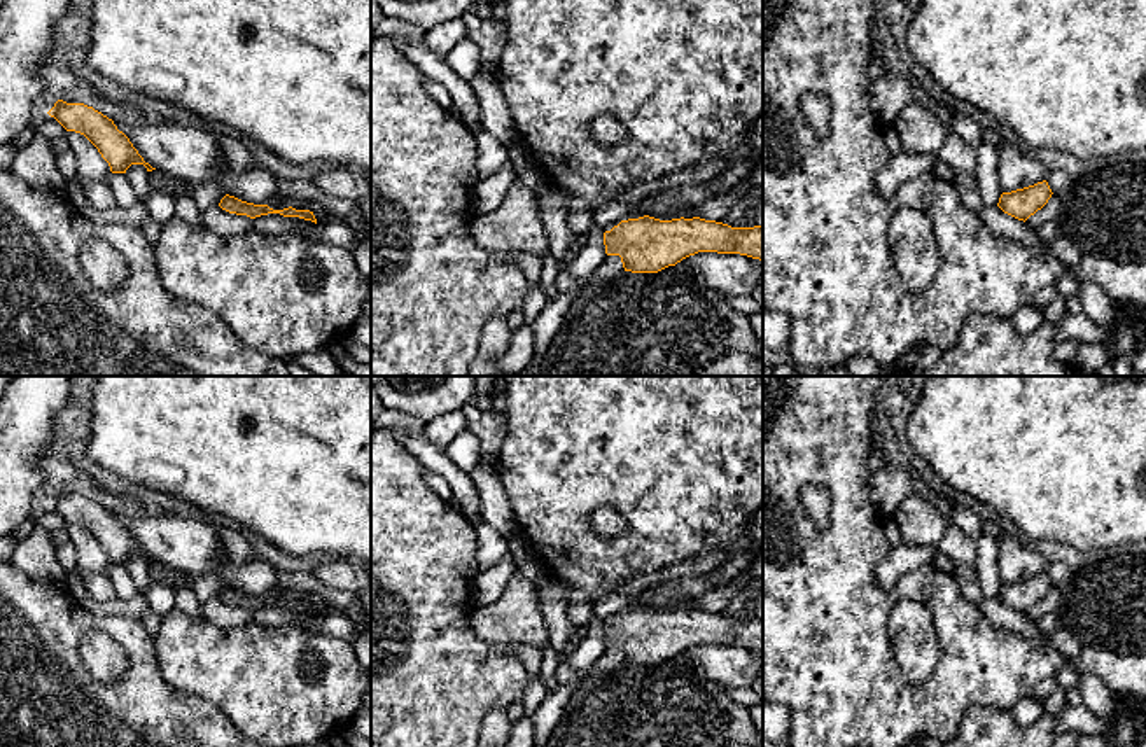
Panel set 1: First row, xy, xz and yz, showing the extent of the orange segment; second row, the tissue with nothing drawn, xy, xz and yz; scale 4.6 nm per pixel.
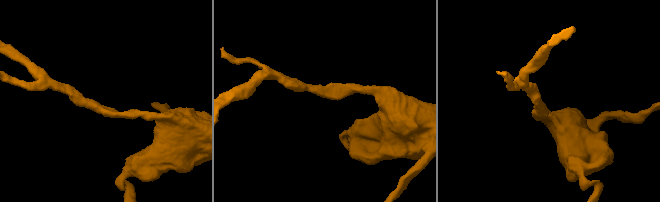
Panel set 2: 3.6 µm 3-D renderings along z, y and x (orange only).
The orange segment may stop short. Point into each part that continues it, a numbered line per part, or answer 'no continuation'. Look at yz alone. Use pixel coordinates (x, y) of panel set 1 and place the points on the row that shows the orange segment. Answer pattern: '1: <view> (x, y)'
no continuation

